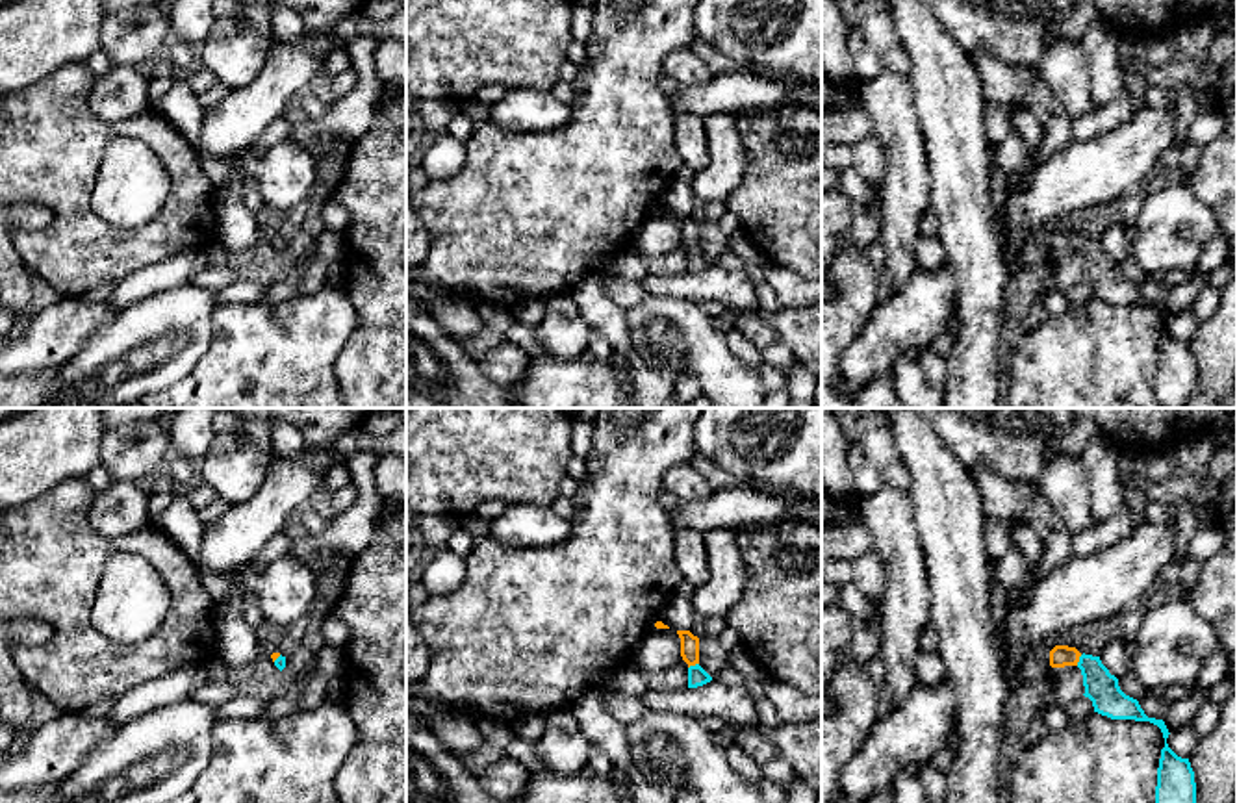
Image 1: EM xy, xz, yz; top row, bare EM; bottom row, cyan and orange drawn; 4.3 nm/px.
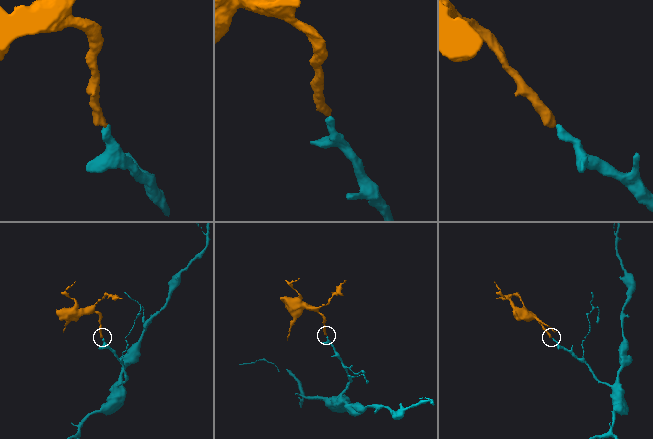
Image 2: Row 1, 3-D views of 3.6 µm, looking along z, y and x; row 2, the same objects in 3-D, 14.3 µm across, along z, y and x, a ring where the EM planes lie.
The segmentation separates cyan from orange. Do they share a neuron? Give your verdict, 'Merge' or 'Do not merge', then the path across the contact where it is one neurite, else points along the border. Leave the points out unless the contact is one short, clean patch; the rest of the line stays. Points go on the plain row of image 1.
Merge. Path across: xz (696, 258), (692, 251), (688, 227)

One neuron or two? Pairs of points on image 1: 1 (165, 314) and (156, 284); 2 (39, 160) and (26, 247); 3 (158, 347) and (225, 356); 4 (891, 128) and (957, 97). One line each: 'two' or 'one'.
1: two
2: one
3: two
4: two

